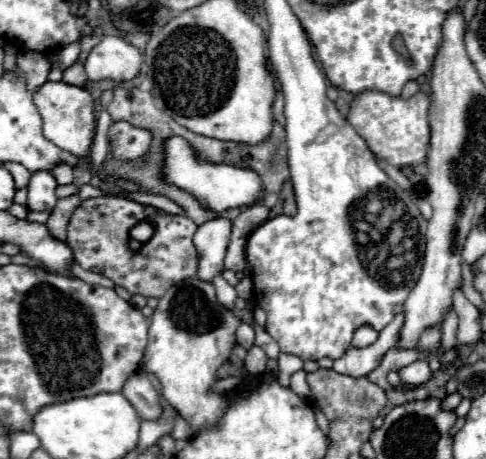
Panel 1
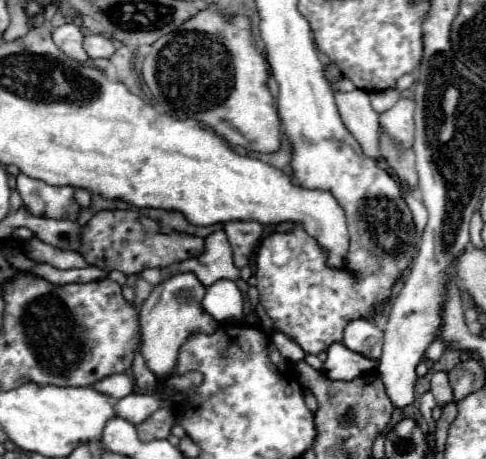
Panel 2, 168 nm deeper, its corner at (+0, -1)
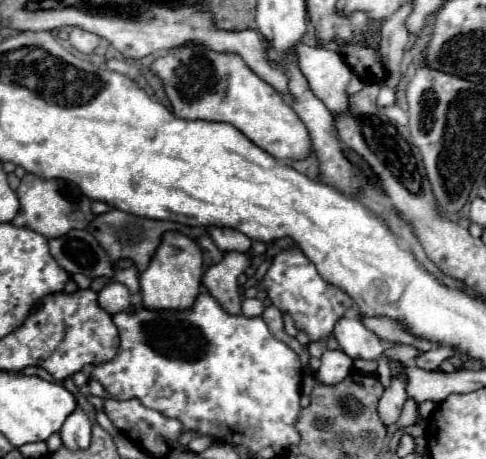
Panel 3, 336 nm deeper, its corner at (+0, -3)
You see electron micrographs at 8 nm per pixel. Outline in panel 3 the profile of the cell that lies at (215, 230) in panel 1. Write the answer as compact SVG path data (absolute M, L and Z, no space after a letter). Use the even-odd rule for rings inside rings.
M226 253L224 259L210 269L206 269L202 283L208 293L220 303L220 307L230 315L242 313L242 299L238 293L238 275L250 267L250 257L246 253Z

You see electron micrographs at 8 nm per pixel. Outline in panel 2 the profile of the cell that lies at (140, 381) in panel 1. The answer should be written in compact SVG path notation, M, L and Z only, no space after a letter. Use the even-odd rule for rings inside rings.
M120 373L120 375L110 375L108 379L102 379L100 383L96 383L94 389L110 395L114 399L122 399L122 397L134 393L136 381L128 373Z

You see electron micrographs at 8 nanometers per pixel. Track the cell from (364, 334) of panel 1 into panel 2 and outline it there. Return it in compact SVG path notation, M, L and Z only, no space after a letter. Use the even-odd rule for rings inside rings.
M356 319L352 323L348 323L348 327L344 329L344 345L350 351L362 353L370 359L380 359L380 351L382 351L382 337L384 333L366 319Z

